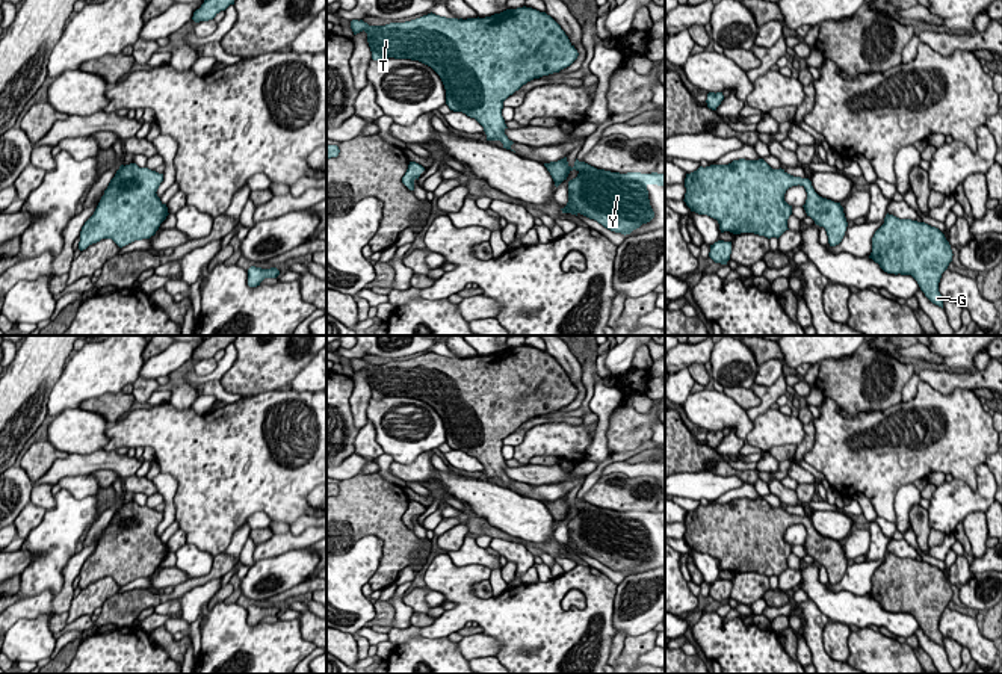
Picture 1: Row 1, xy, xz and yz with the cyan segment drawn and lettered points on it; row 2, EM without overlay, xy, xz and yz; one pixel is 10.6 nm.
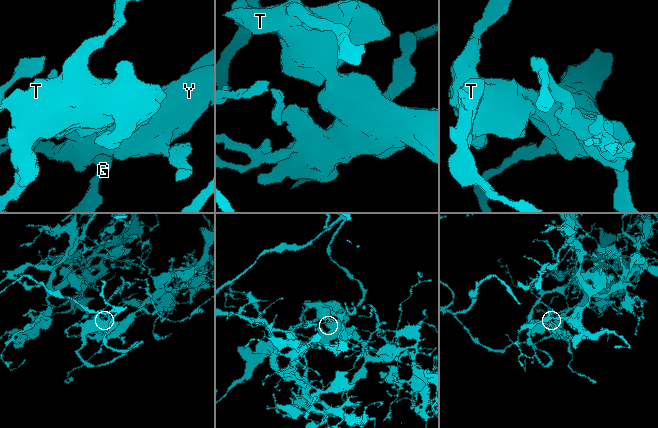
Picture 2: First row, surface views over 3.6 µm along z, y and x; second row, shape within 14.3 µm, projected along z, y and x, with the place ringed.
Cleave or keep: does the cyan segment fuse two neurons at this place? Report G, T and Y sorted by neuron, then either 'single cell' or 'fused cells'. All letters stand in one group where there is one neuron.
G T Y | single cell

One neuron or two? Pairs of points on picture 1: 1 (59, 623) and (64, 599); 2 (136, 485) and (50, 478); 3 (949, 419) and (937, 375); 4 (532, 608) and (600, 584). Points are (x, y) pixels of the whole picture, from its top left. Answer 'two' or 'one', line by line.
1: two
2: two
3: two
4: one

